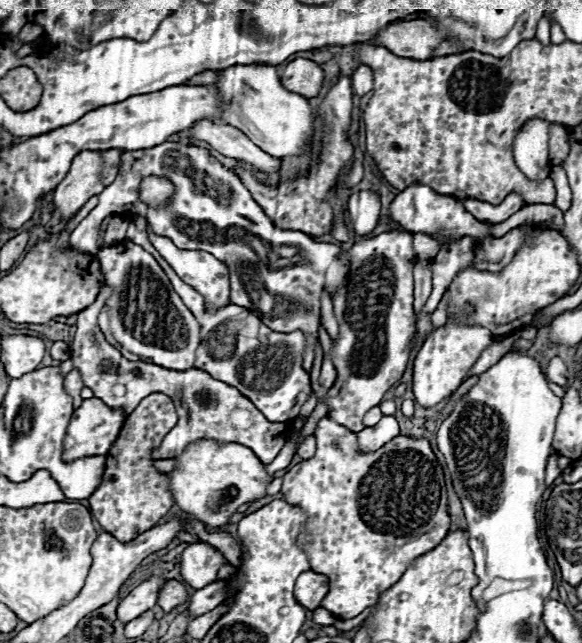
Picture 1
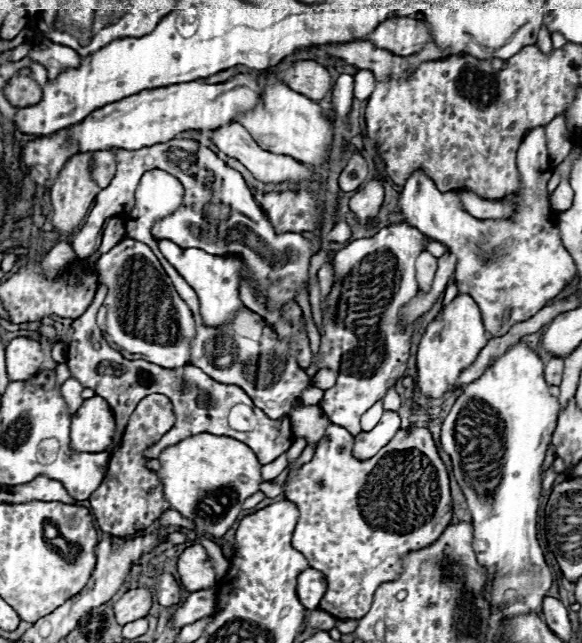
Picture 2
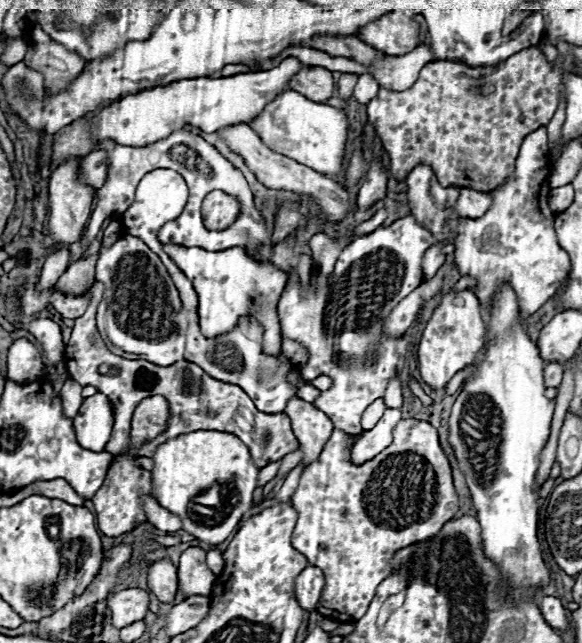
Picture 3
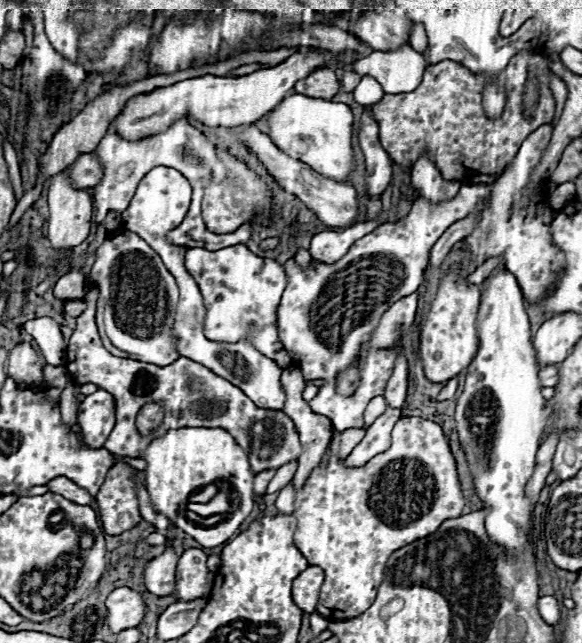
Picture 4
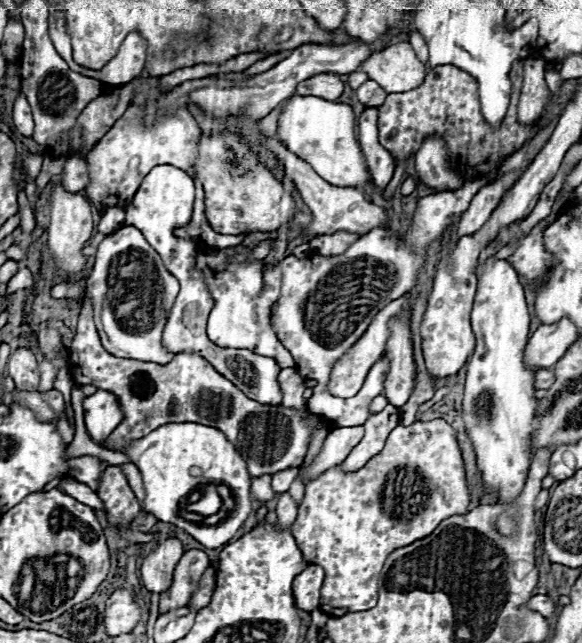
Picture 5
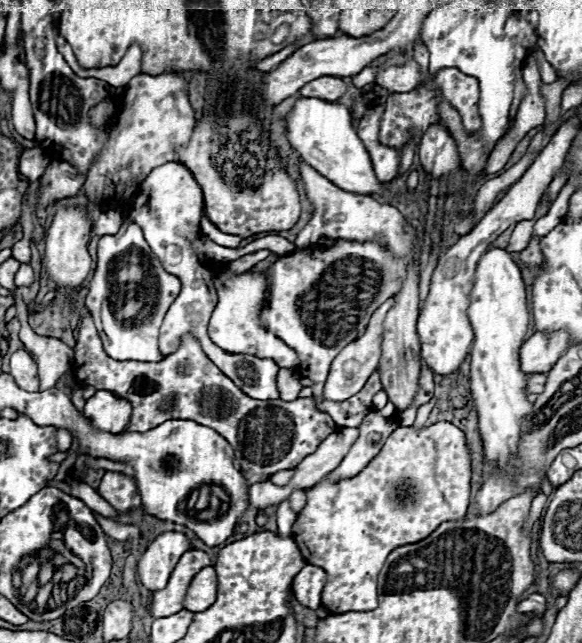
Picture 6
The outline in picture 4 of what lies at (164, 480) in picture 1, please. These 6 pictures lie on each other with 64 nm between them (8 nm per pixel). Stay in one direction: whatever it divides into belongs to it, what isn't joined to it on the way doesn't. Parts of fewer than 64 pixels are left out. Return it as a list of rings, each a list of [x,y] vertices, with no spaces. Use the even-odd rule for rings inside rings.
[[[148,402],[140,408],[138,416],[136,416],[136,428],[140,436],[148,436],[150,432],[154,432],[160,422],[164,418],[164,408],[158,402]],[[116,462],[108,470],[106,482],[96,494],[100,520],[106,534],[110,536],[122,534],[134,528],[142,520],[138,510],[138,496],[136,496],[136,486],[142,482],[144,482],[144,474],[136,472],[126,462]]]

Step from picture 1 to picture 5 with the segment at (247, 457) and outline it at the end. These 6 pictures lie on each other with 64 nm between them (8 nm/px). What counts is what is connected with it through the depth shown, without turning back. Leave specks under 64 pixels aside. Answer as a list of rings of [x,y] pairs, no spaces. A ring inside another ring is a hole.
[[[166,424],[144,436],[142,440],[134,440],[124,452],[134,464],[140,468],[144,478],[146,512],[154,514],[162,522],[170,522],[190,536],[194,536],[206,548],[224,546],[236,530],[244,524],[252,510],[252,496],[250,496],[250,474],[242,454],[234,448],[234,444],[212,426],[202,424]],[[204,484],[226,484],[232,492],[230,514],[216,522],[210,522],[208,516],[196,514],[188,510],[188,496],[202,488]]]

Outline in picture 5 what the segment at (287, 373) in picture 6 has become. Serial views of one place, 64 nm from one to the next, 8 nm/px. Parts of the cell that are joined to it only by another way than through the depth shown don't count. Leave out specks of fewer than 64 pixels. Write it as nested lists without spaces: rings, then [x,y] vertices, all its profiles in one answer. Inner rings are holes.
[[[284,368],[278,376],[278,382],[280,382],[282,394],[284,394],[282,404],[286,408],[304,408],[306,406],[306,400],[302,398],[306,384],[304,384],[304,378],[298,374],[296,368]]]

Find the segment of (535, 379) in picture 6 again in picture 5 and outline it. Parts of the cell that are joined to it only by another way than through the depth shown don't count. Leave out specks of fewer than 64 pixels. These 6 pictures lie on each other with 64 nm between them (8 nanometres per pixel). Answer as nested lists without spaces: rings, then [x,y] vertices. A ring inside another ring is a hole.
[[[542,368],[542,370],[536,370],[536,384],[534,388],[536,390],[546,390],[554,384],[554,370],[552,368]]]

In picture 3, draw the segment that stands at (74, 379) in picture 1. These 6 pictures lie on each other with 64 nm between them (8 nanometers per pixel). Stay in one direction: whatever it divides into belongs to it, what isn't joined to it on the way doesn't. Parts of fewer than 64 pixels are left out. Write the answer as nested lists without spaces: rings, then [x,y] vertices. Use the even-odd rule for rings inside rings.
[[[70,378],[64,382],[64,386],[62,386],[62,390],[60,390],[64,414],[66,414],[68,418],[74,418],[74,416],[78,414],[78,408],[82,406],[82,400],[84,400],[84,398],[80,396],[80,392],[82,392],[82,386],[80,386],[78,382],[70,380]]]

